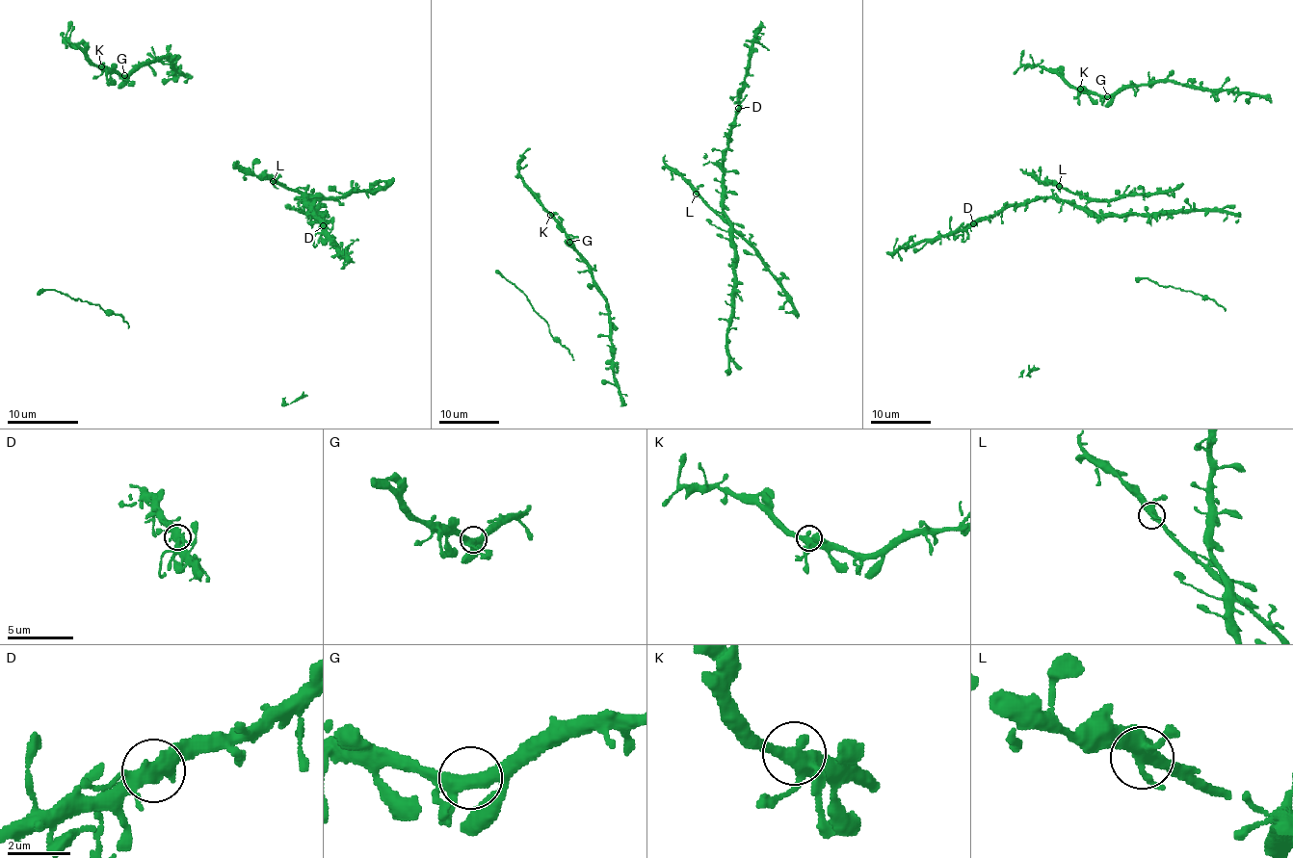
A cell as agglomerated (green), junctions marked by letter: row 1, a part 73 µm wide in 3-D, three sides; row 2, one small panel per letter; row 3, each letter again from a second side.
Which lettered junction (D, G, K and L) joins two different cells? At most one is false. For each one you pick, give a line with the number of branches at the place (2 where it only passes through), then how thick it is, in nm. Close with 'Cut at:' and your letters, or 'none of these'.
Cut at: none of these

